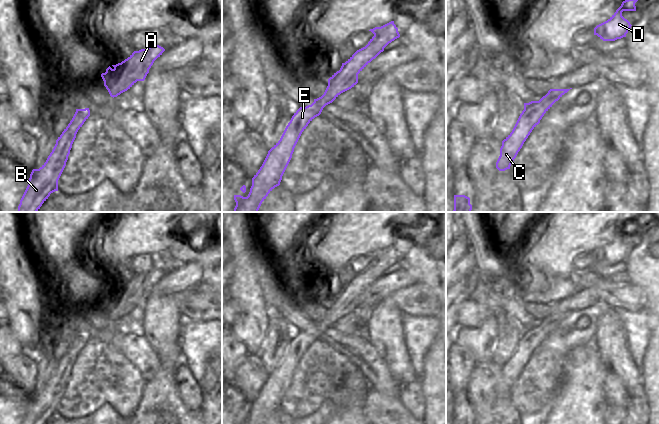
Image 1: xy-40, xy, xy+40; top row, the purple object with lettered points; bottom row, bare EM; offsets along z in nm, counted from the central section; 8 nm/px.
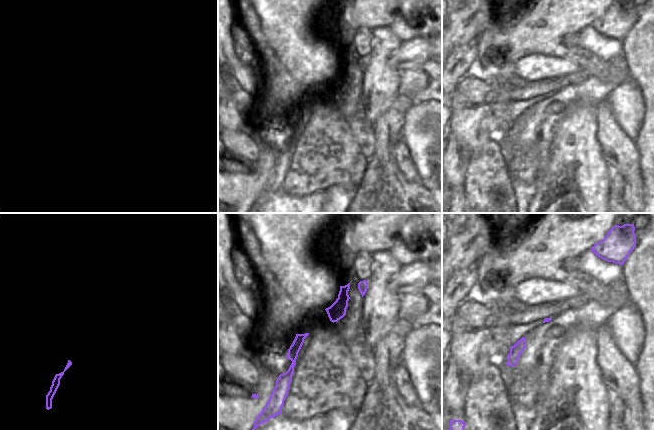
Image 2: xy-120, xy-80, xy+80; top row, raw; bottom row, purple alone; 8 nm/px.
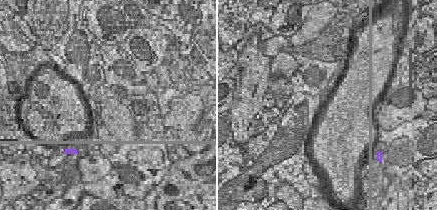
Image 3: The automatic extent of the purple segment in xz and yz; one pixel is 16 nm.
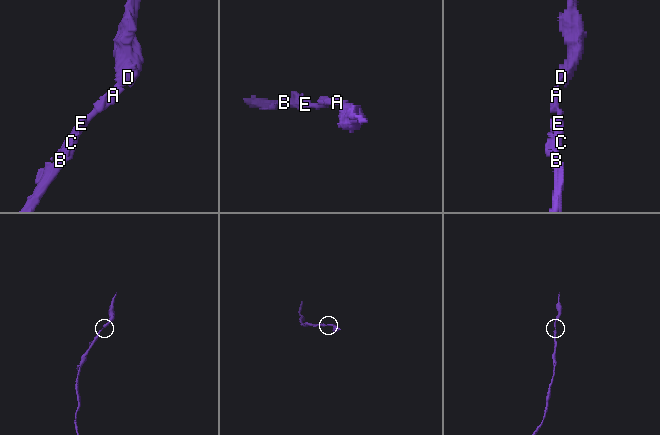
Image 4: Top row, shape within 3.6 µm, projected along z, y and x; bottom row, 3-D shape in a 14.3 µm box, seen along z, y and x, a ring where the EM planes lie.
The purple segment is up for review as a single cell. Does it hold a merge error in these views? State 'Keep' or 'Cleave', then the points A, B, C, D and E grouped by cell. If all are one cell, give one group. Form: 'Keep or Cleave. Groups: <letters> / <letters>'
Keep. Groups: A B C D E.

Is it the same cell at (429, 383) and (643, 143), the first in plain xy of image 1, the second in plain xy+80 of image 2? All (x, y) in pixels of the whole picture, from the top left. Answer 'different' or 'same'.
same

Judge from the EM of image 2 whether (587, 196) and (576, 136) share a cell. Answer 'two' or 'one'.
one

